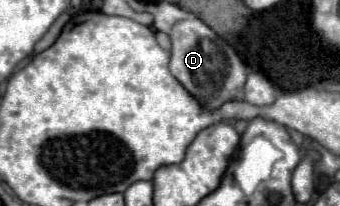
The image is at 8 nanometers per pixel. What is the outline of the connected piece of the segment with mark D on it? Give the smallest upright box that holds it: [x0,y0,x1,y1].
[171,17,247,109]

